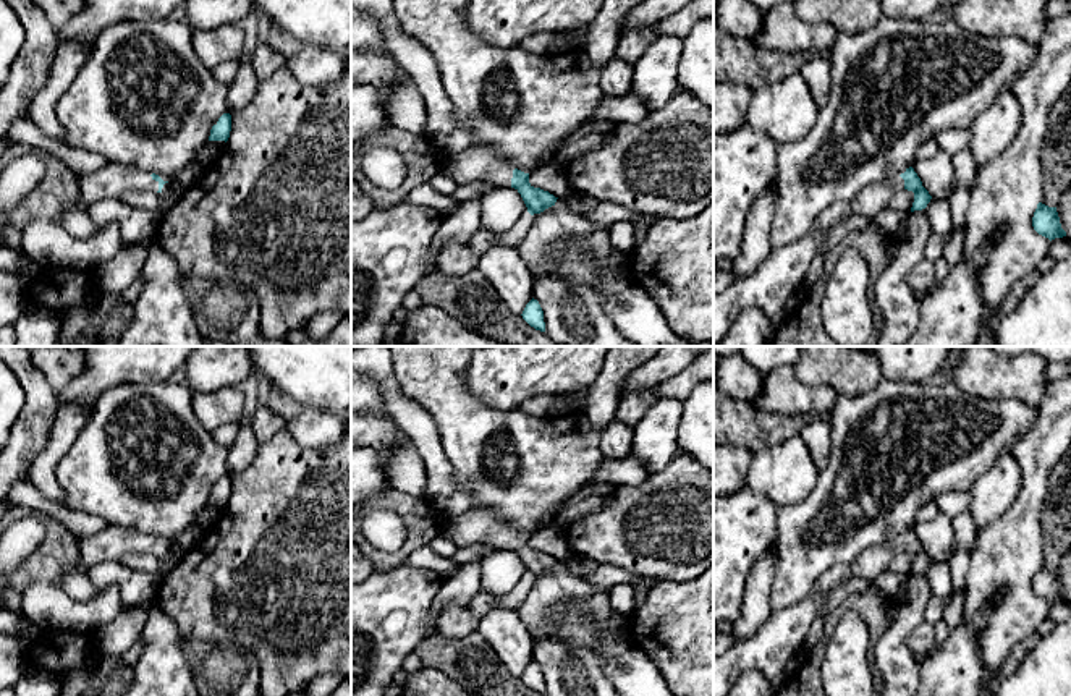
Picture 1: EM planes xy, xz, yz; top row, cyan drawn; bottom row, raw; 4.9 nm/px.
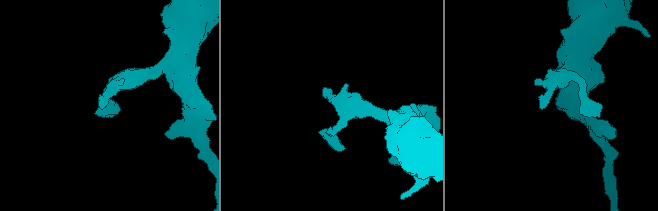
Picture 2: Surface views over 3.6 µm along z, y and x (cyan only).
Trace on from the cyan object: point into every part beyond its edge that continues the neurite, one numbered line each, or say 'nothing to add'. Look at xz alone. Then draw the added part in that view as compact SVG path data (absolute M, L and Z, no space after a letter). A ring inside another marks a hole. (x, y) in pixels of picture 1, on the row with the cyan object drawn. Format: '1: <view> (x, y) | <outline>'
1: xz (481, 164) | M469 146L451 157L447 173L456 185L472 181L493 183L498 188L511 188L514 165L485 146Z

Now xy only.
1: xy (112, 180) | M107 163L104 168L79 176L81 201L66 210L58 225L79 240L95 235L97 228L89 219L89 206L108 197L120 197L126 191L159 191L150 172L121 165Z

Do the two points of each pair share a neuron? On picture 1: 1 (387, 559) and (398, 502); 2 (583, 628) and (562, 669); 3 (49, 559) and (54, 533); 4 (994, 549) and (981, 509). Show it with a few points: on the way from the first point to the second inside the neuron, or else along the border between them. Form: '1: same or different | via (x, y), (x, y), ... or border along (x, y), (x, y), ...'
1: same | via (403, 551), (413, 541), (413, 518)
2: different | border along (536, 640), (586, 646), (604, 670)
3: same | via (54, 552), (54, 539)
4: different | border along (1015, 499), (979, 531)

